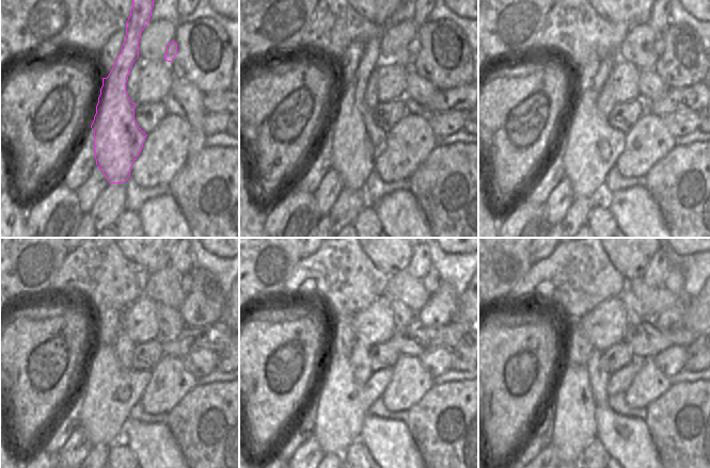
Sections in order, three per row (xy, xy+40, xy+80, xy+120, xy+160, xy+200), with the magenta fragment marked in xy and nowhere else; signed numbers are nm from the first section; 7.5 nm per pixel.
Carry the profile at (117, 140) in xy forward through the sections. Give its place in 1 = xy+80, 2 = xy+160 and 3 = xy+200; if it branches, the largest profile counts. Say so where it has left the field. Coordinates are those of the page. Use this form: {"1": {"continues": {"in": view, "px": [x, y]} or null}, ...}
{"1": {"continues": {"in": "xy+80", "px": [592, 145]}}, "2": {"continues": {"in": "xy+160", "px": [342, 403]}}, "3": {"continues": {"in": "xy+200", "px": [574, 426]}}}

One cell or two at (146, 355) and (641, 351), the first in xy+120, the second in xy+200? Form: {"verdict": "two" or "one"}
{"verdict": "two"}

